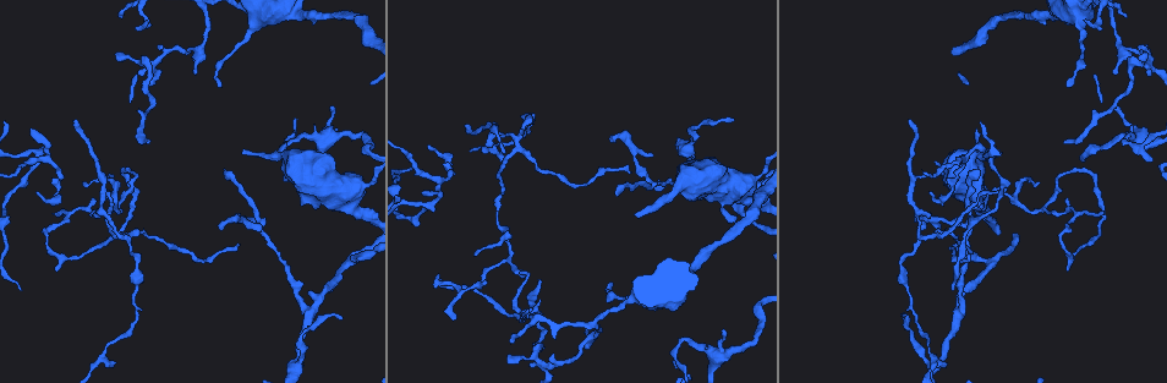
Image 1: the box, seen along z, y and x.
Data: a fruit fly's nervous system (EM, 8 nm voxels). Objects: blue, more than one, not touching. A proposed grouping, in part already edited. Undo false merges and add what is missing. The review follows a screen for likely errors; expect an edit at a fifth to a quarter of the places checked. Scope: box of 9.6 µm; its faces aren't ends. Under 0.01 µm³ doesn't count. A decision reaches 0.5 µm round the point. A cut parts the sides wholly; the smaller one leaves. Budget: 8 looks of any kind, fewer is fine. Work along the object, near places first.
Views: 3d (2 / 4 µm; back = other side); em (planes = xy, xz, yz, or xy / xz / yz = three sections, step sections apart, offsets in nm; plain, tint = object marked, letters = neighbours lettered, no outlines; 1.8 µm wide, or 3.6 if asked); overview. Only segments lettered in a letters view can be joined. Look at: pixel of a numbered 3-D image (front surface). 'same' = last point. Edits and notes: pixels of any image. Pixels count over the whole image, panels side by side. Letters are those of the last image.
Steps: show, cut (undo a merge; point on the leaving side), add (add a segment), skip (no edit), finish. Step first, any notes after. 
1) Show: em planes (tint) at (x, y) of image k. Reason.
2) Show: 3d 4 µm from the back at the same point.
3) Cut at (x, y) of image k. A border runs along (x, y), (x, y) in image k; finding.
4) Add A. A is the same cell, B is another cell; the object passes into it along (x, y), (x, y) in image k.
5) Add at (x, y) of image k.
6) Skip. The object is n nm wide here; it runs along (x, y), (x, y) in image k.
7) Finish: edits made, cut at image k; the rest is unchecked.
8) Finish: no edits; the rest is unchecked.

Show: 3d 2 µm at (223, 169) of image 1. Tapers out.

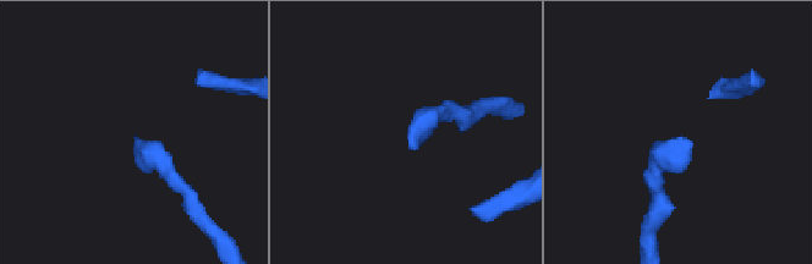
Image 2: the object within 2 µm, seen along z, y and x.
Show: em xz step 8 (letters) at (140, 140) of image 2. Shape alone is not enough.

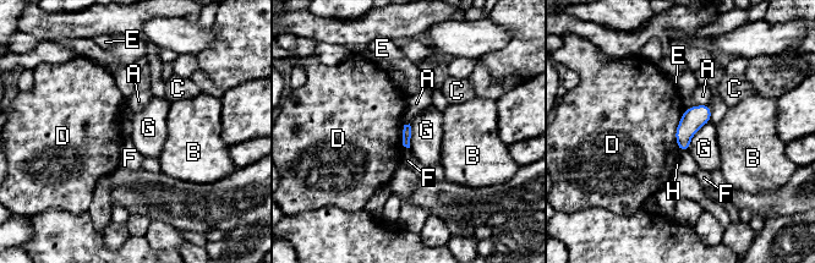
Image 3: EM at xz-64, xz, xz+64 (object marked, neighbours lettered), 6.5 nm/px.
Show: em planes (letters) at the same point.

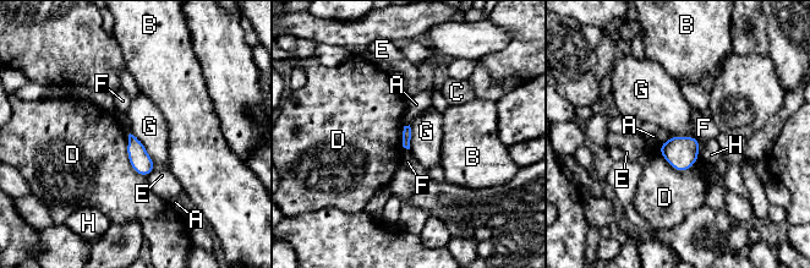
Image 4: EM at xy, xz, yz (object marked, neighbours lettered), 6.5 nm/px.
Skip. The longest contact is with G, 280 nm; A, B, C, D, E, F, G and H are other cells; a border runs along (130, 132), (143, 145), (156, 165) in image 4; no lettered segment goes on from it.

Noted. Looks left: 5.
Show: 3d 4 µm at (1131, 143) of image 1. Thin neck.

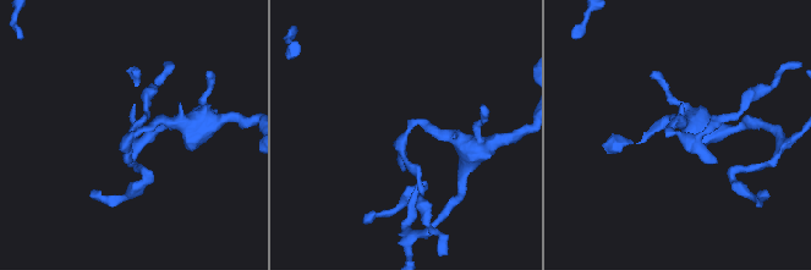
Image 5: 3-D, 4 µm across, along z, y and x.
Show: em xy step 16 (letters) at (407, 132) of image 5. Shape alone is not enough.

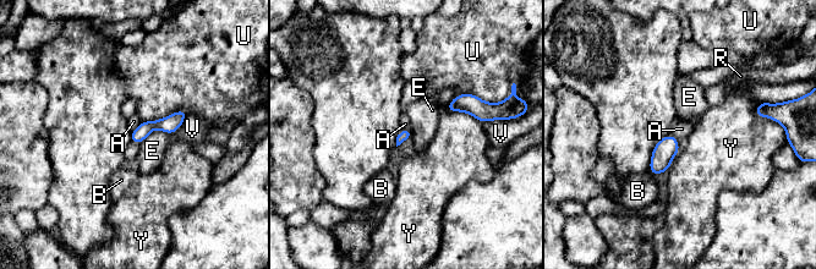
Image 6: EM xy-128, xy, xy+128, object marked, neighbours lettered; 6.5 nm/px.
Skip. The object is 80 nm wide here; A, B, E, R, U, V and Y are other cells; a border runs along (142, 121), (131, 131) in image 6; all the same neuron.

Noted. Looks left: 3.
Show: em planes (letters) at (54, 268) of image 1. Thin end.

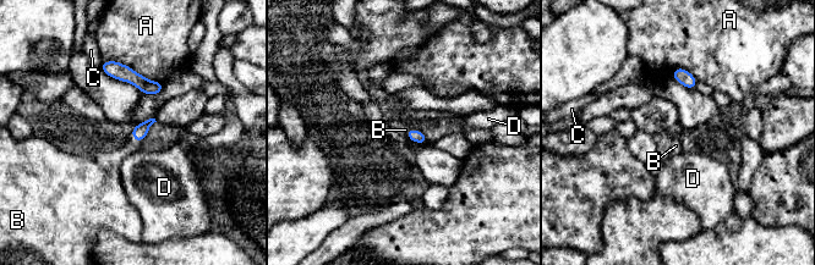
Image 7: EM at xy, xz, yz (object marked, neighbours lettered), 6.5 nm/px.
Add B. B is the same cell, A, C and D are other cells; the object passes into it along (140, 132), (135, 139), (105, 164) in image 7; it goes on there.

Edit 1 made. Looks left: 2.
Finish: edits made, add at image 7; the rest is unchecked.

